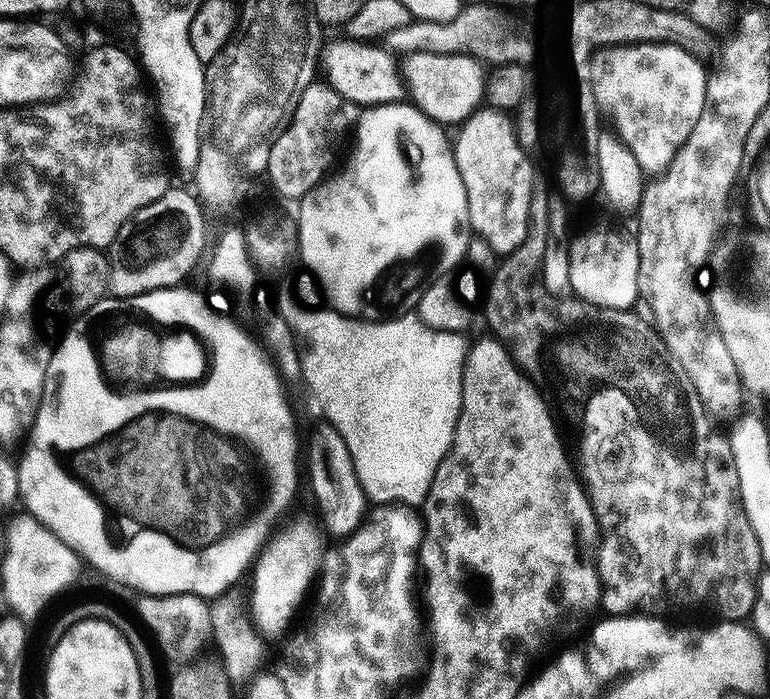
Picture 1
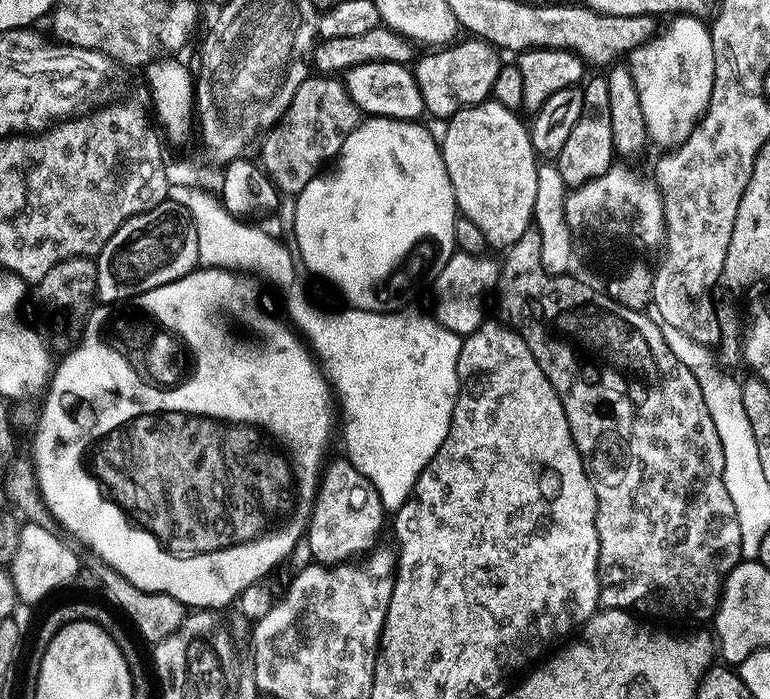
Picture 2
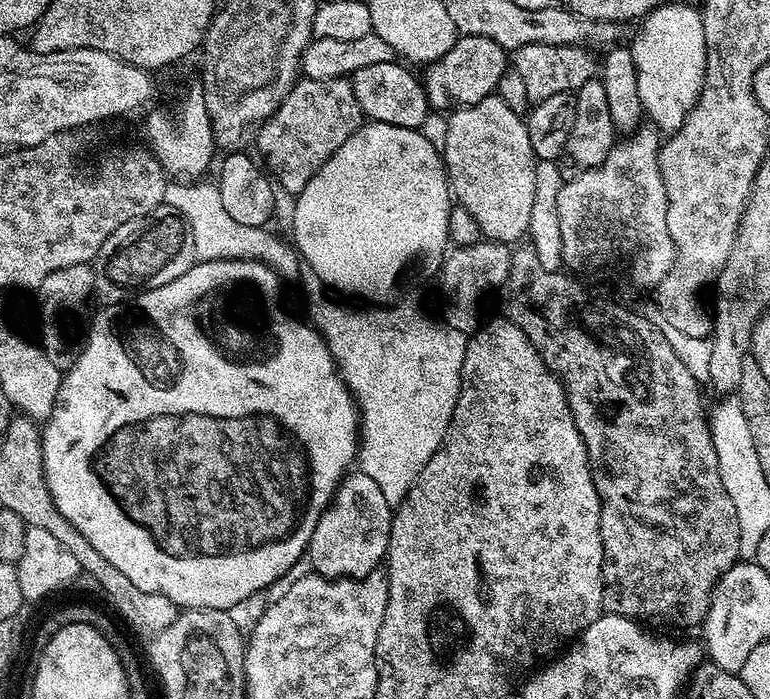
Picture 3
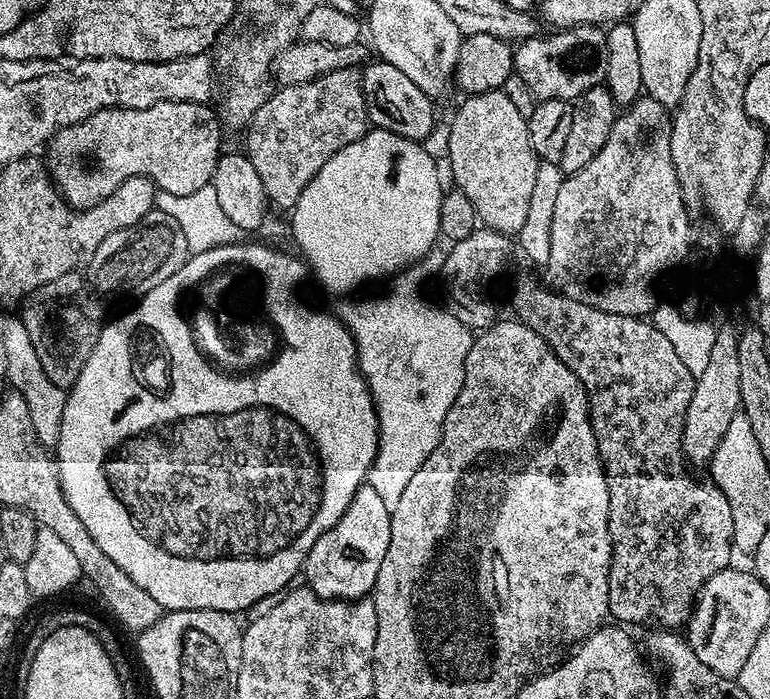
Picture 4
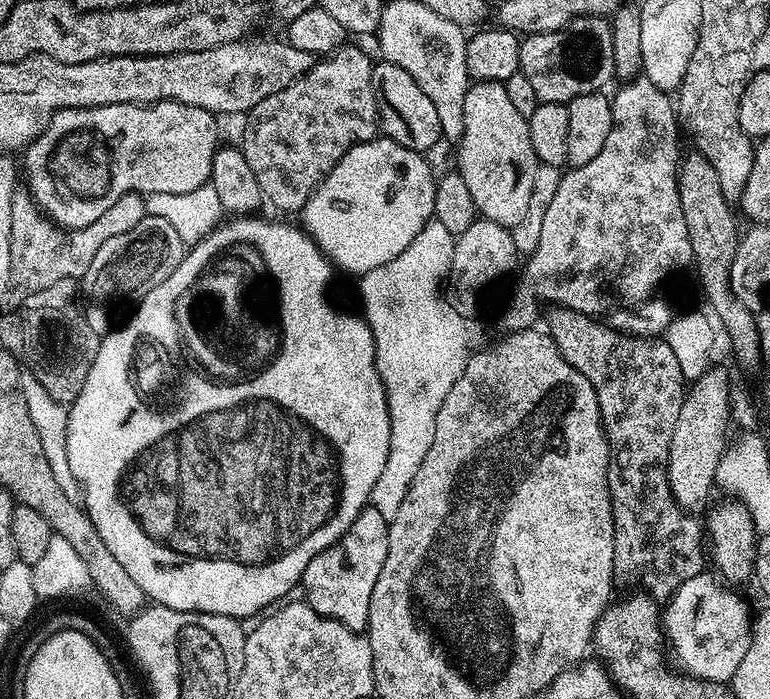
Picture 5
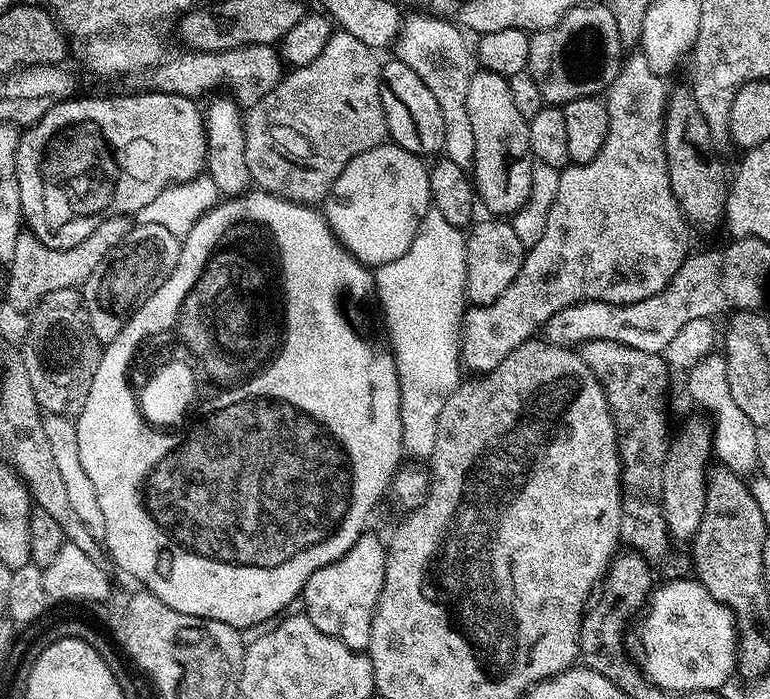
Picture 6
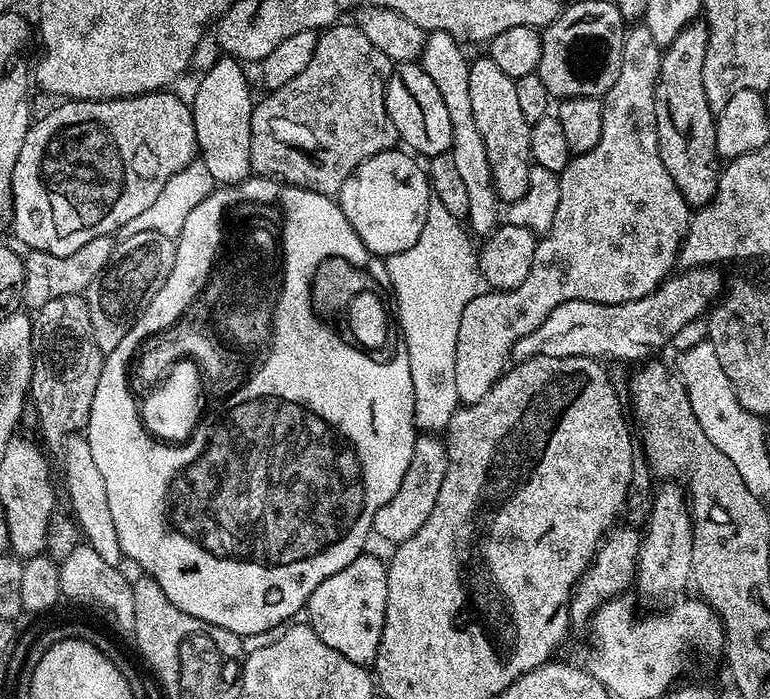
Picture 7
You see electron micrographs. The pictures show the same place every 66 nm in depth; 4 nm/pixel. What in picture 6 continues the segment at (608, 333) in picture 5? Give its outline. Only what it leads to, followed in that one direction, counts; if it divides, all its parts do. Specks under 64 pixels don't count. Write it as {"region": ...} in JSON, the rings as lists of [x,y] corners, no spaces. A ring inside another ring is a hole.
{"region":[[[591,340],[579,345],[578,351],[582,362],[590,366],[604,387],[618,434],[622,496],[621,541],[631,551],[643,555],[650,565],[657,566],[671,554],[674,546],[661,504],[663,464],[670,443],[668,416],[664,413],[664,395],[668,392],[670,367],[661,353],[634,350],[634,346],[622,346],[622,342]]]}

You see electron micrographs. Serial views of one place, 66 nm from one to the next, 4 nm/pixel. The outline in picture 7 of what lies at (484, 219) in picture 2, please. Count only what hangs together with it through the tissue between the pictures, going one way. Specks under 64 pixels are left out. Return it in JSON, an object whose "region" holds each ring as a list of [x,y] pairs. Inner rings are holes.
{"region":[[[481,54],[477,60],[473,59],[468,69],[470,70],[470,107],[474,110],[474,123],[478,125],[478,134],[482,134],[482,142],[486,146],[492,185],[496,187],[497,197],[501,201],[517,200],[522,198],[522,194],[526,194],[533,162],[530,154],[532,126],[526,122],[518,103],[516,82],[487,54]]]}

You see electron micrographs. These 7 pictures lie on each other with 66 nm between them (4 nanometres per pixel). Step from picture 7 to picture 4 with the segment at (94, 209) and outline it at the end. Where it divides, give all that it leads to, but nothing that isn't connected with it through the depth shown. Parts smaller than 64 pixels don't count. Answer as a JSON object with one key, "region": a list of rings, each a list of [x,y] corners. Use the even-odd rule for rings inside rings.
{"region":[[[158,102],[145,110],[107,108],[80,123],[59,129],[46,146],[44,164],[53,183],[60,189],[61,196],[73,208],[81,210],[96,205],[102,198],[112,194],[126,178],[136,176],[148,178],[159,191],[181,197],[194,194],[202,186],[211,183],[222,154],[220,128],[222,126],[215,109],[200,103]]]}

